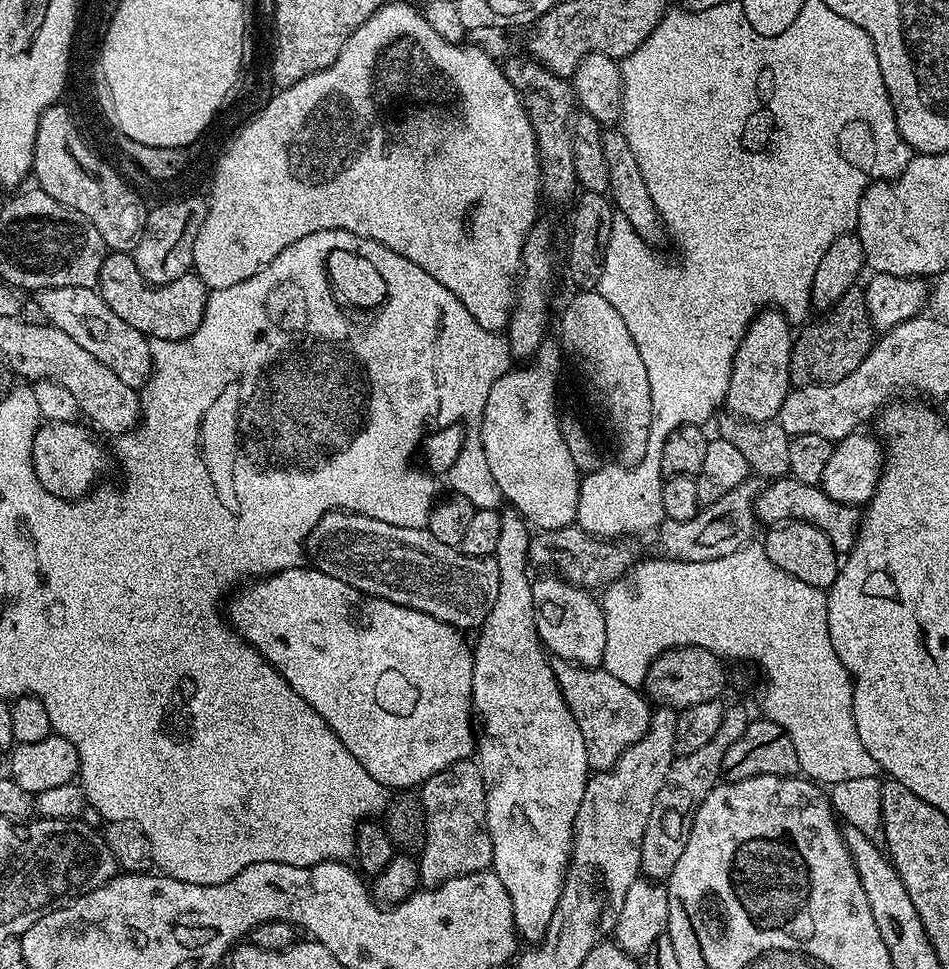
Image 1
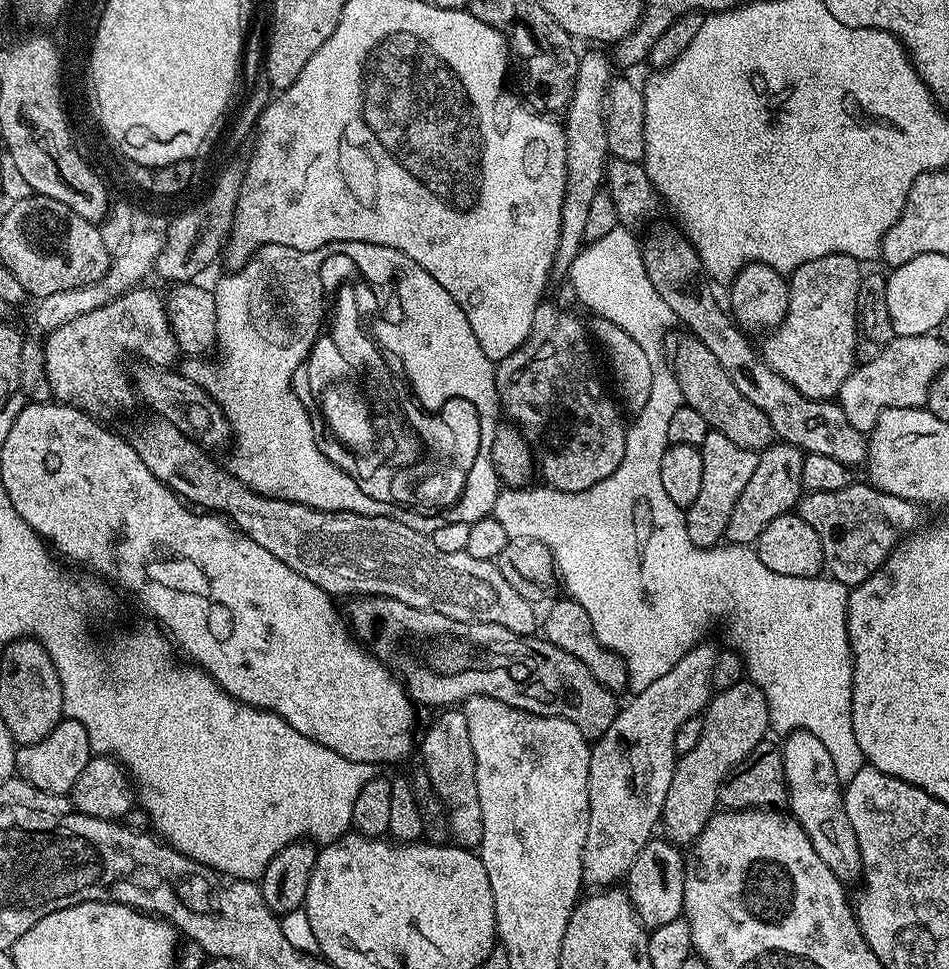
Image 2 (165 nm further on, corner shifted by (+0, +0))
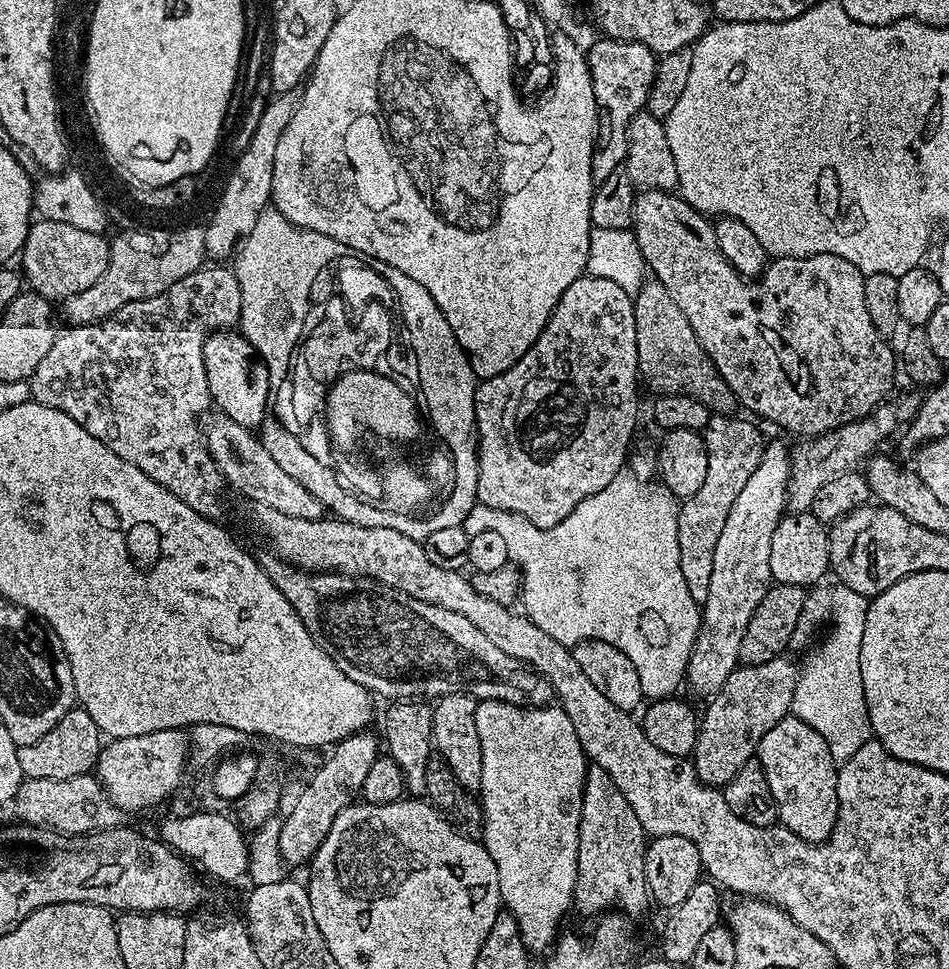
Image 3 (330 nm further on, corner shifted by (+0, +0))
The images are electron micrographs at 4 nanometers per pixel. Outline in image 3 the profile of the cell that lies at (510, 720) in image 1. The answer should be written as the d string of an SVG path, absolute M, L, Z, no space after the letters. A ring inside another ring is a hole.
M482 700L476 705L476 725L478 738L482 742L482 786L478 799L484 809L484 835L482 843L484 849L494 858L494 866L498 866L498 886L503 907L518 922L518 930L522 934L522 942L529 953L547 953L556 942L561 931L560 923L564 920L564 911L573 907L572 891L576 885L576 859L578 858L578 826L582 814L582 798L584 797L584 774L586 771L586 757L582 746L578 742L578 734L574 734L574 722L559 706L545 706L542 708L519 708L517 704L507 704L501 700Z

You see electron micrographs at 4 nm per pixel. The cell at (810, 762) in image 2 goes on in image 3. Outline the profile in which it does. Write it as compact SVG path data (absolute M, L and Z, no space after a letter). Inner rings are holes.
M789 714L782 722L778 722L778 726L774 726L774 730L770 730L770 734L760 739L758 759L766 774L766 782L770 782L770 794L774 794L779 823L794 834L798 834L798 838L808 840L812 844L824 843L834 830L834 822L838 814L838 786L836 785L838 762L830 754L822 734L806 726L806 722L802 722L798 717Z

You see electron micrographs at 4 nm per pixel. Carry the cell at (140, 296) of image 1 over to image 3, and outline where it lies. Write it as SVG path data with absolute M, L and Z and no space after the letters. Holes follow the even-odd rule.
M236 330L209 332L204 340L204 373L208 399L226 418L251 430L259 429L268 415L270 374L256 347Z

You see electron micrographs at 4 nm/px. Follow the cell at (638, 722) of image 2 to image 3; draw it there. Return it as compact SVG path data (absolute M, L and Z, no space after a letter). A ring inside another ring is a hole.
M765 443L764 453L762 454L762 462L758 462L758 470L754 470L754 474L750 474L746 486L742 486L742 491L738 494L734 506L730 506L730 518L726 518L726 526L722 526L722 534L718 538L718 546L714 549L714 571L710 573L710 594L706 594L706 598L702 602L702 611L700 613L700 628L696 632L696 641L692 647L692 653L688 659L688 670L686 673L687 687L692 687L698 695L703 698L711 698L716 691L722 686L722 682L726 682L726 678L730 678L730 674L740 664L738 658L738 649L742 642L742 638L746 631L746 626L750 623L750 614L754 614L754 610L758 610L758 602L762 602L762 598L766 594L766 590L771 588L774 581L770 574L770 538L774 534L774 530L778 526L780 517L785 515L786 501L788 498L788 479L790 478L790 458L788 457L789 445Z

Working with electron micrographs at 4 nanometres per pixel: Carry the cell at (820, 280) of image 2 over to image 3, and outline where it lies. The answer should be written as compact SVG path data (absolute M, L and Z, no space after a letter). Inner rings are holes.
M645 188L636 193L630 232L638 242L638 250L642 254L647 271L666 288L670 297L674 298L675 305L682 310L683 314L686 314L686 319L690 322L694 334L697 335L698 342L713 360L718 374L736 395L737 405L741 409L749 408L753 412L753 414L751 413L753 417L761 416L762 419L769 420L770 423L777 424L778 427L785 428L788 432L797 432L797 437L815 438L824 435L825 432L833 432L844 424L853 424L856 420L861 420L863 416L869 416L879 404L885 403L886 397L889 395L887 392L892 388L892 379L895 378L896 372L898 376L898 356L895 351L892 353L892 348L888 345L891 343L880 335L874 322L870 322L870 314L866 310L865 275L858 270L858 266L854 266L854 262L846 262L846 258L838 258L838 254L778 256L769 259L768 265L759 276L745 278L736 273L734 266L730 266L730 262L726 262L726 254L722 254L722 250L718 250L718 238L714 234L712 225L713 221L709 217L694 210L679 194L673 194L663 188L658 190Z

